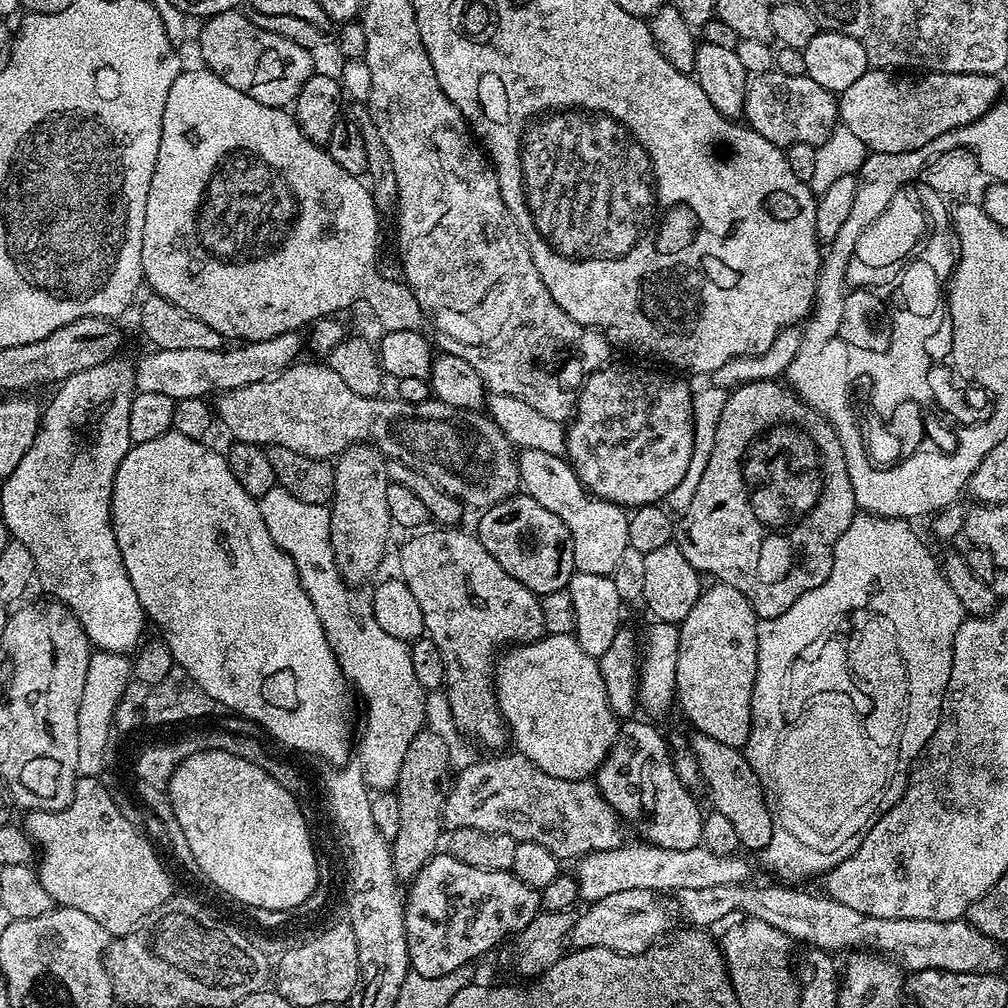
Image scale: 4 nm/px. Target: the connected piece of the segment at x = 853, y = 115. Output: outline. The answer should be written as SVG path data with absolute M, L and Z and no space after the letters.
M869 70L850 90L838 96L839 123L854 130L872 152L898 154L918 150L943 132L973 124L1001 99L1001 77L996 74L929 72L917 75L917 80L888 80L888 76L884 70Z

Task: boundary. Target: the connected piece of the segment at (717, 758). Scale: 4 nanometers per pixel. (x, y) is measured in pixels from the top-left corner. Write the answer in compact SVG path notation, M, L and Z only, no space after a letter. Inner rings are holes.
M693 731L691 735L690 751L698 762L703 783L708 783L708 792L712 795L712 804L716 807L717 814L732 827L732 832L742 847L764 849L770 842L772 819L764 801L764 791L743 751L717 742L701 732Z

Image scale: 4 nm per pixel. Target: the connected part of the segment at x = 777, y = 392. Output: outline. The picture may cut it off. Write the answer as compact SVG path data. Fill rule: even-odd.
M751 380L735 387L716 428L710 462L698 490L694 490L690 506L683 509L684 517L678 520L674 543L697 572L712 574L719 583L738 590L760 620L778 618L806 590L814 590L826 581L834 546L858 514L844 454L827 416L814 411L783 383Z

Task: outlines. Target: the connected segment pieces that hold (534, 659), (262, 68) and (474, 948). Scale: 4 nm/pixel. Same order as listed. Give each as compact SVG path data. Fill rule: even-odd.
M545 634L529 644L509 647L505 652L508 653L496 664L494 703L510 733L511 743L512 740L516 743L515 751L554 778L580 782L583 776L591 777L608 756L618 731L618 718L610 710L597 657L586 654L575 635L566 634Z
M243 11L223 12L203 21L204 29L200 32L200 52L204 55L207 71L221 76L234 90L242 90L242 94L250 94L254 102L262 102L262 106L287 109L296 99L302 86L314 75L312 68L313 53L307 48L298 46L298 42L290 42L290 38L282 38L282 34L270 34L254 22L248 20Z
M437 854L426 861L422 870L418 870L418 874L407 885L403 901L408 962L411 971L426 978L460 972L468 963L471 965L487 957L484 955L491 948L498 947L504 939L507 941L513 934L522 931L536 917L536 913L541 911L539 891L523 884L511 870L478 870L447 854Z

